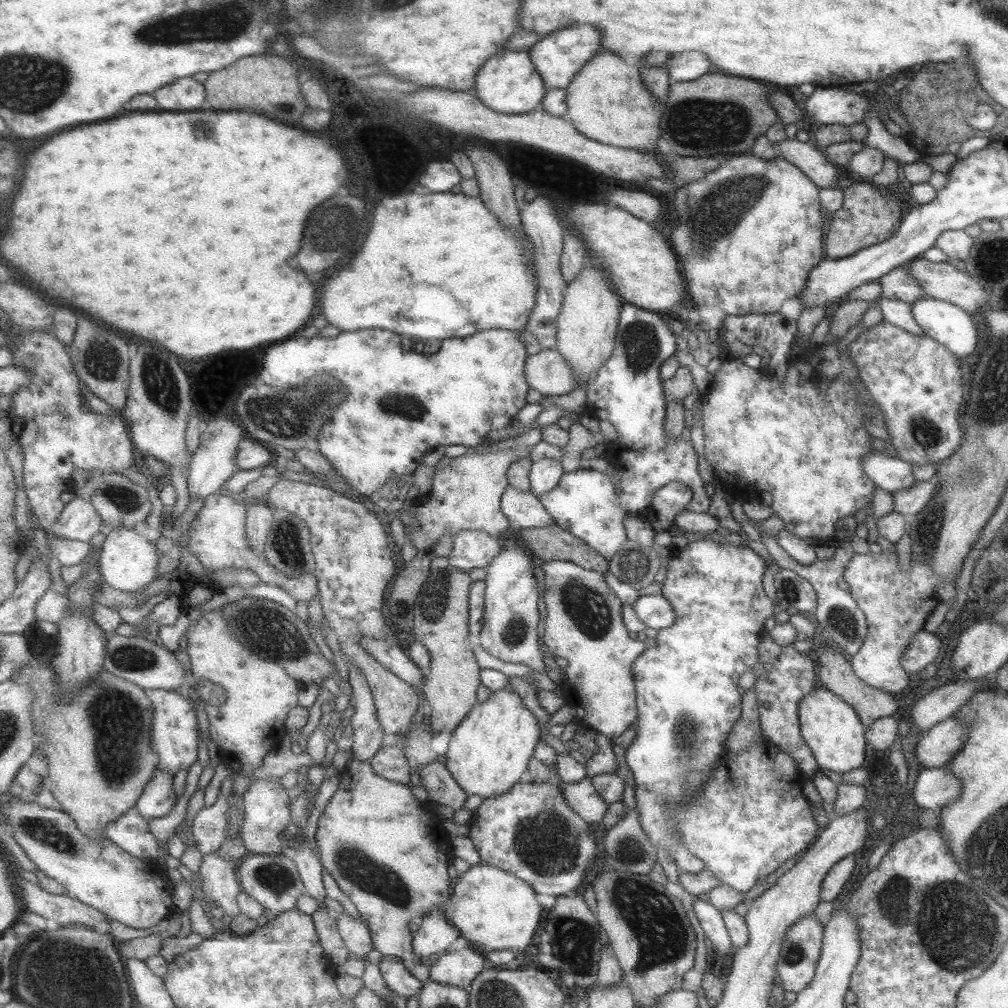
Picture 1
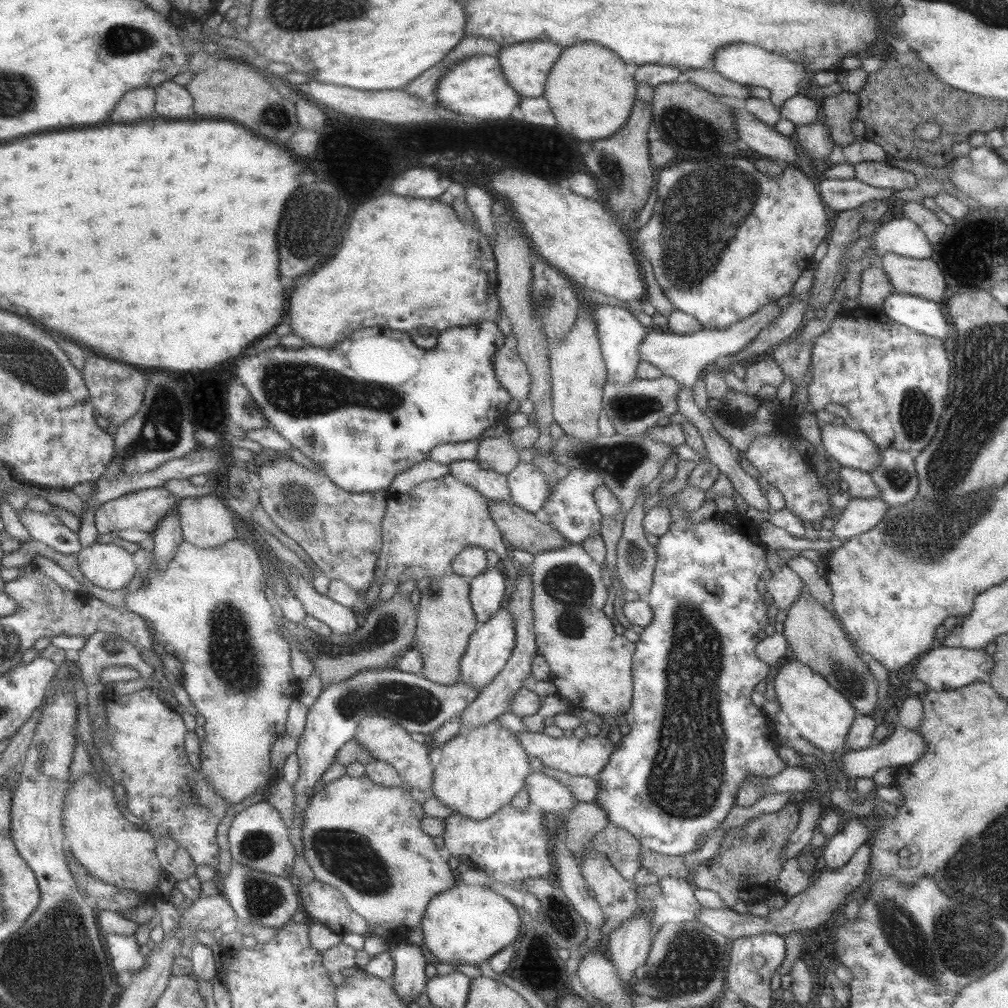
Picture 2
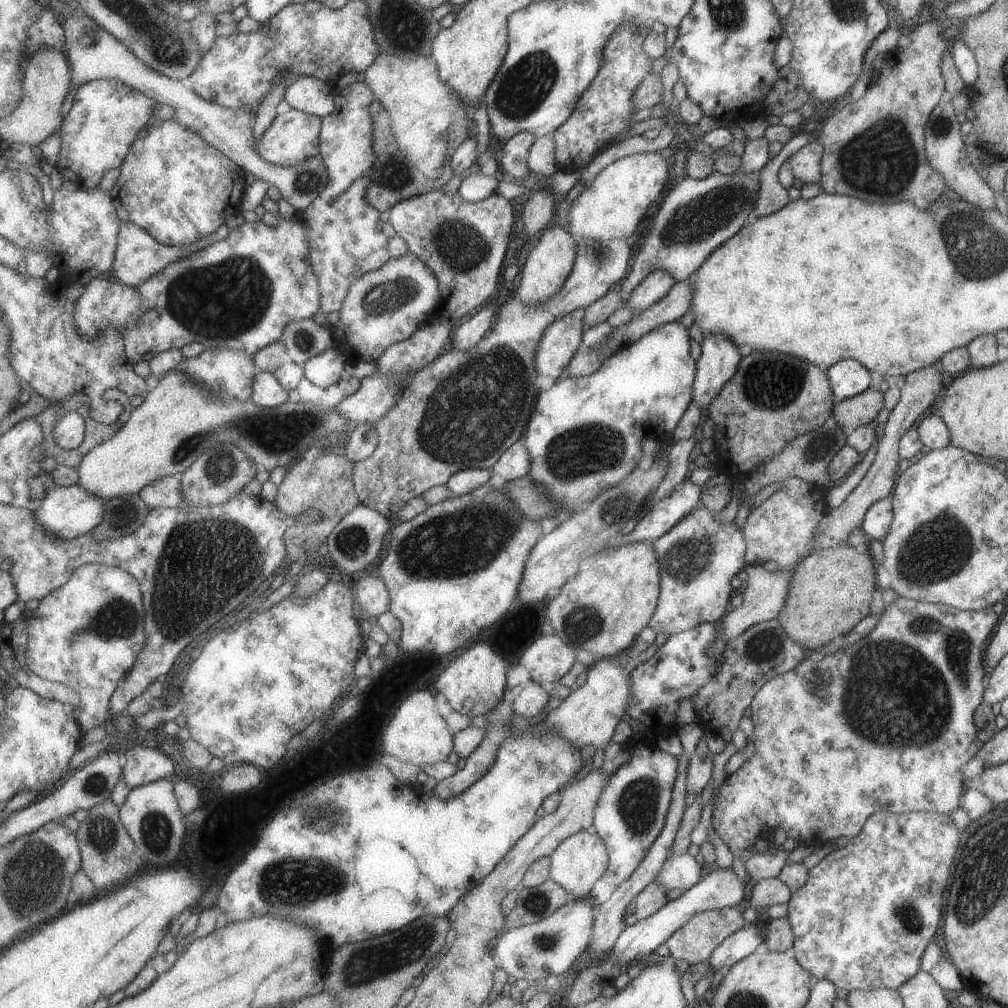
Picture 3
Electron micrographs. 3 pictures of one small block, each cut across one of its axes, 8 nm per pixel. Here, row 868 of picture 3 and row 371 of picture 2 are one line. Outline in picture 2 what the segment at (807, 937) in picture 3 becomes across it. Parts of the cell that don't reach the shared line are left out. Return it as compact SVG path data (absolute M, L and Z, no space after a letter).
M857 306L853 309L846 310L844 313L838 313L832 319L831 324L813 341L811 346L811 358L808 364L810 368L809 384L806 386L806 395L808 398L808 410L821 410L828 404L838 404L844 406L848 410L850 417L853 420L855 428L865 433L875 444L880 448L889 448L904 450L908 452L913 458L919 451L935 436L935 431L938 425L940 414L943 412L945 406L945 398L947 398L947 388L949 388L949 372L951 372L951 364L947 358L947 352L943 348L943 342L939 338L932 336L925 336L919 334L914 330L900 325L898 322L891 320L885 316L880 309L866 308L865 306Z

